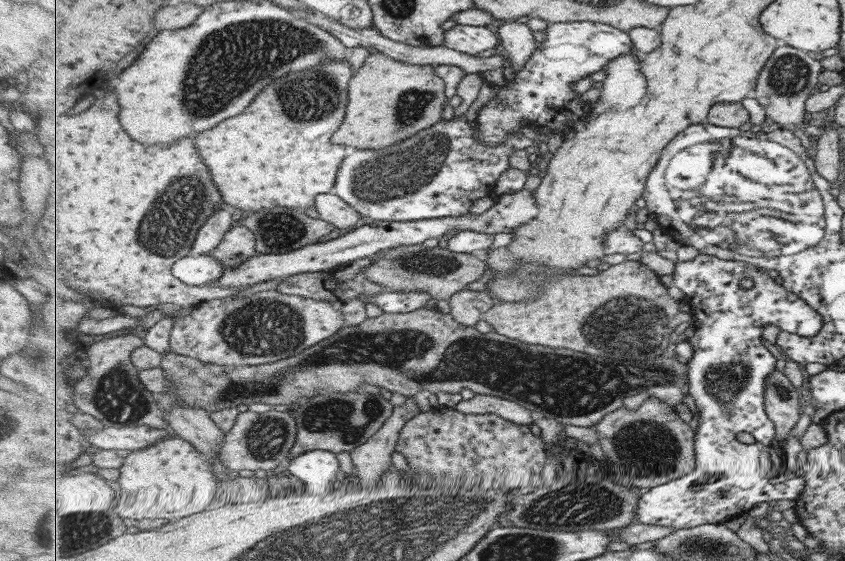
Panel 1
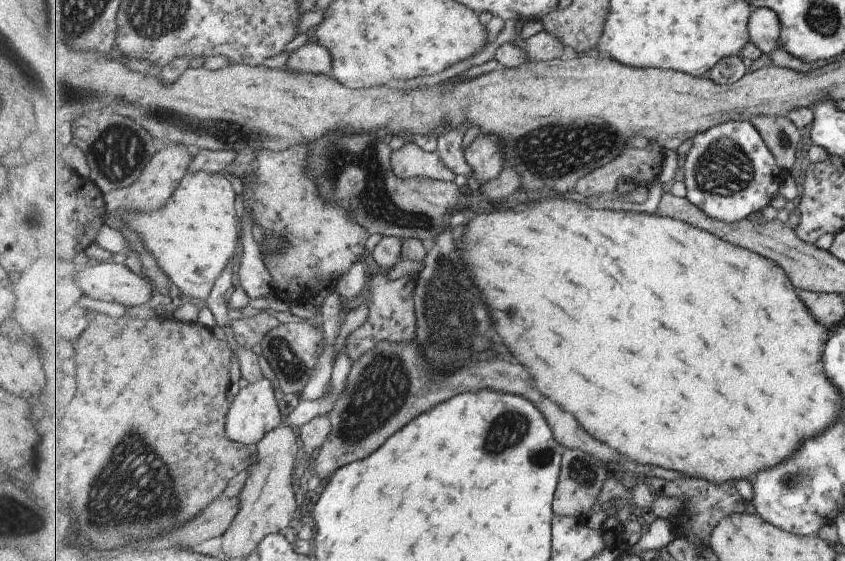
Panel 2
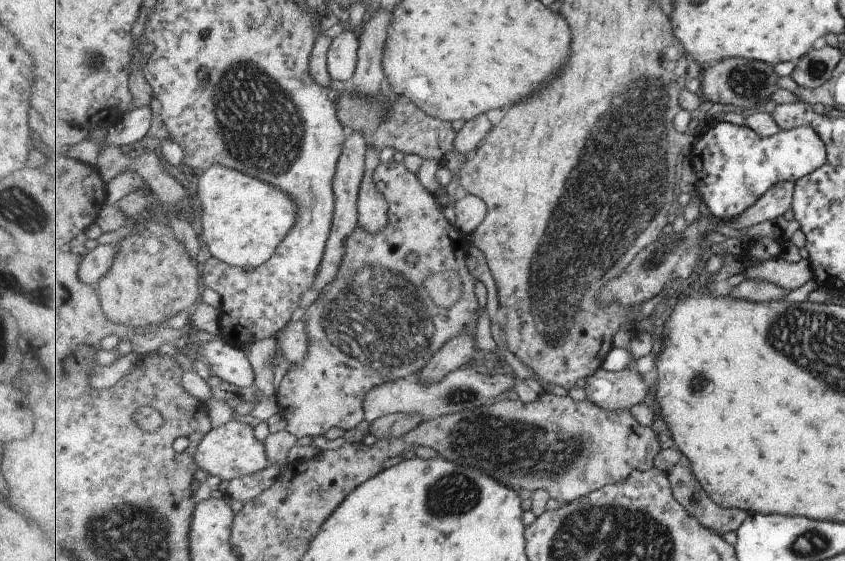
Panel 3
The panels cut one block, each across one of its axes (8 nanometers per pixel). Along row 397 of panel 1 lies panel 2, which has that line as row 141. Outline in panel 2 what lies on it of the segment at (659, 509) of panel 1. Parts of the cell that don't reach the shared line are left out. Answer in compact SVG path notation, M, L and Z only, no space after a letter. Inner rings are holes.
M730 121L700 133L693 138L688 154L682 160L684 184L688 200L708 212L709 215L733 223L760 213L781 190L789 173L777 163L773 152L764 142L757 128L750 121Z

